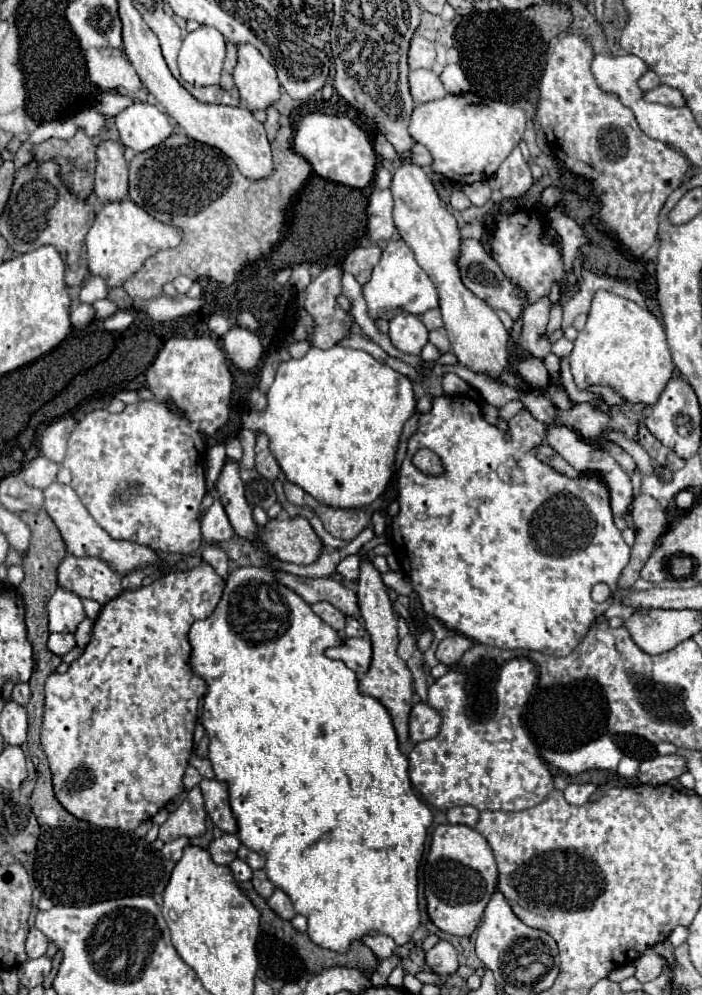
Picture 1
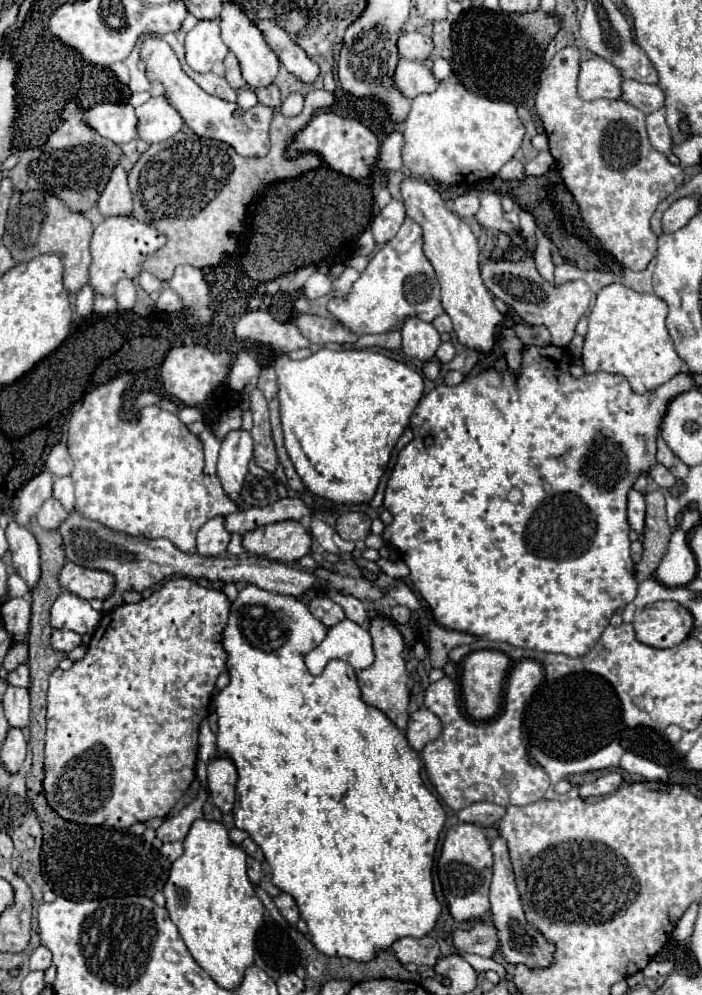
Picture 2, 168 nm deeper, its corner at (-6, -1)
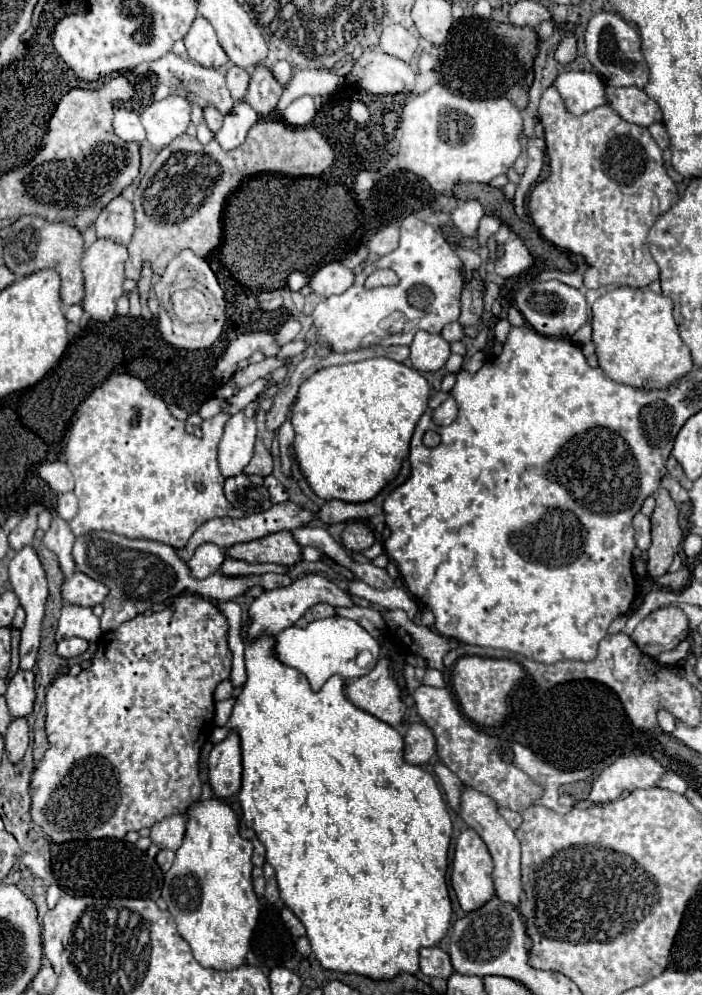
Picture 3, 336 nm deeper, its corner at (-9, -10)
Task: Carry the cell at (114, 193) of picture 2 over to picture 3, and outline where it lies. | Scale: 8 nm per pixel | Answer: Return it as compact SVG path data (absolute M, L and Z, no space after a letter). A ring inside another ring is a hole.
M124 195L114 197L96 219L98 237L114 237L114 241L128 245L134 235L134 207Z

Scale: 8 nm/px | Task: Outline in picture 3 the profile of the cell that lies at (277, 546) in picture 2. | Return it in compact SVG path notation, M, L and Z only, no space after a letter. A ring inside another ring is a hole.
M278 531L258 541L232 545L228 549L228 557L246 563L278 563L292 567L302 561L302 547L296 543L290 531Z

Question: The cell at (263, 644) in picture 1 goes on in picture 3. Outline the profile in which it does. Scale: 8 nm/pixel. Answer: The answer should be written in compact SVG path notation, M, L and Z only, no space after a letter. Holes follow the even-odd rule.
M250 619L244 621L242 625L242 641L244 641L244 659L246 659L246 673L248 679L236 697L232 715L228 723L220 729L212 731L212 743L224 741L230 733L236 733L240 737L240 747L242 747L242 789L238 793L240 809L246 827L256 831L256 837L262 841L266 847L266 861L274 867L276 871L276 881L280 889L280 897L286 903L288 909L294 911L294 915L302 921L306 927L306 935L310 939L312 951L316 959L320 961L322 967L332 969L332 971L342 971L342 973L358 973L370 979L390 979L398 975L400 971L406 973L418 973L418 949L422 947L434 947L440 943L440 939L448 933L450 929L450 917L452 917L452 907L450 907L450 897L448 897L448 887L446 887L446 857L448 857L448 847L450 847L450 835L452 835L452 821L448 815L448 809L444 805L444 799L436 787L434 777L424 771L418 765L410 765L404 761L404 739L402 735L386 725L384 721L376 719L374 715L354 707L346 693L344 693L344 677L332 675L324 687L314 693L308 685L308 679L294 667L284 665L276 657L276 635L262 633L254 639L248 637L248 627Z

